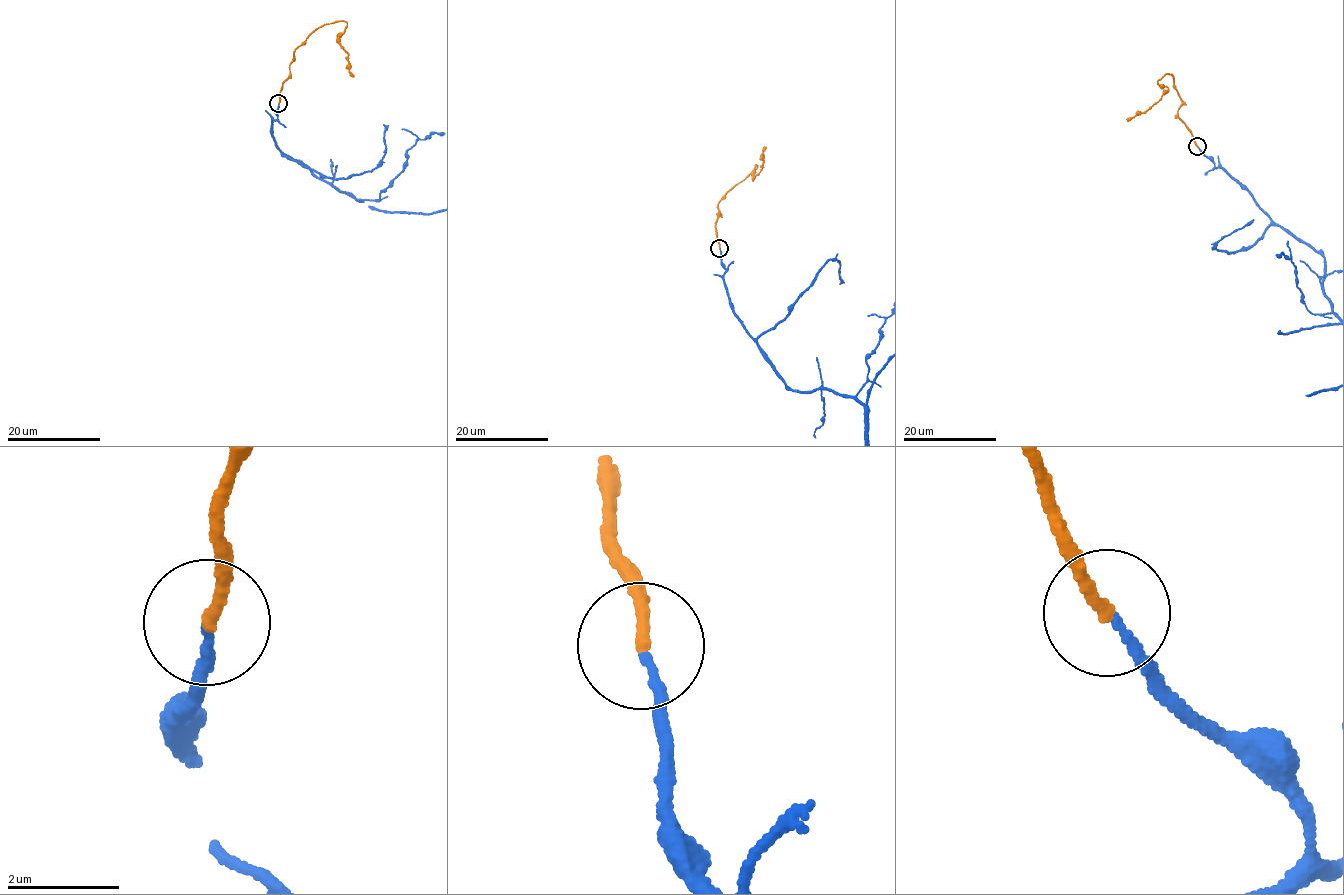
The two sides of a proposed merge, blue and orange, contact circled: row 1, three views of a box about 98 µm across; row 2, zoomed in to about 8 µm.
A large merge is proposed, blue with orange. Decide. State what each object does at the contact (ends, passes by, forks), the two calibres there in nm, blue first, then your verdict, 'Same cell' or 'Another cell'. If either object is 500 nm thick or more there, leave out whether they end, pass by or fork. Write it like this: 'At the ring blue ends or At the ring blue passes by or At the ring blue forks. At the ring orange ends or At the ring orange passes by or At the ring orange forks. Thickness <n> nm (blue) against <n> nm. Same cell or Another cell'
At the ring blue ends. At the ring orange ends. Thickness 150 nm (blue) against 200 nm. Same cell

